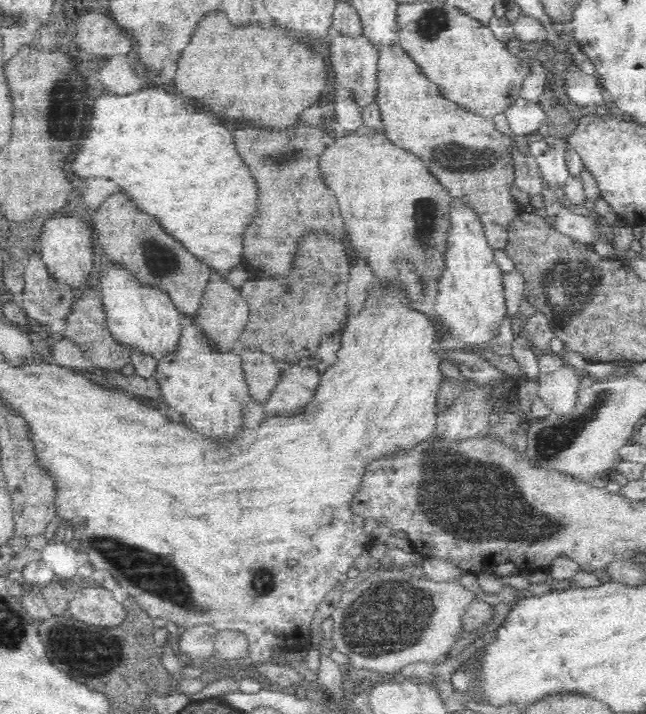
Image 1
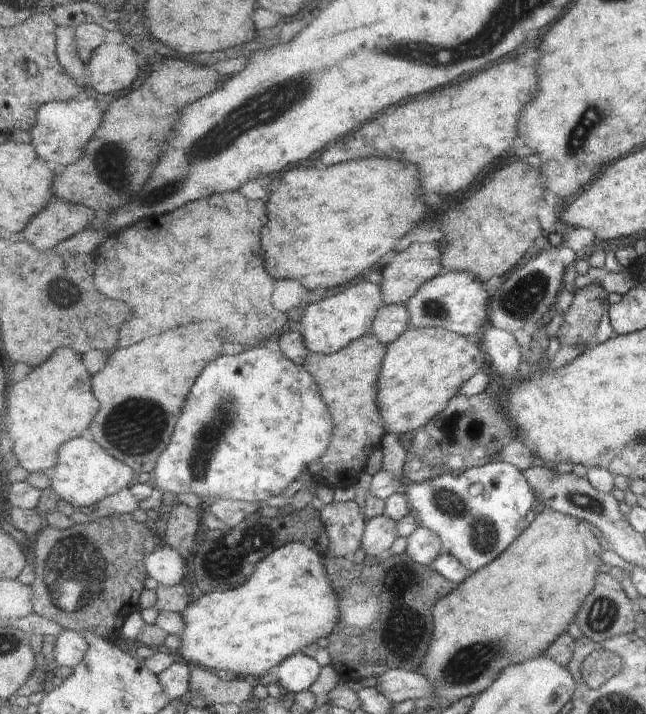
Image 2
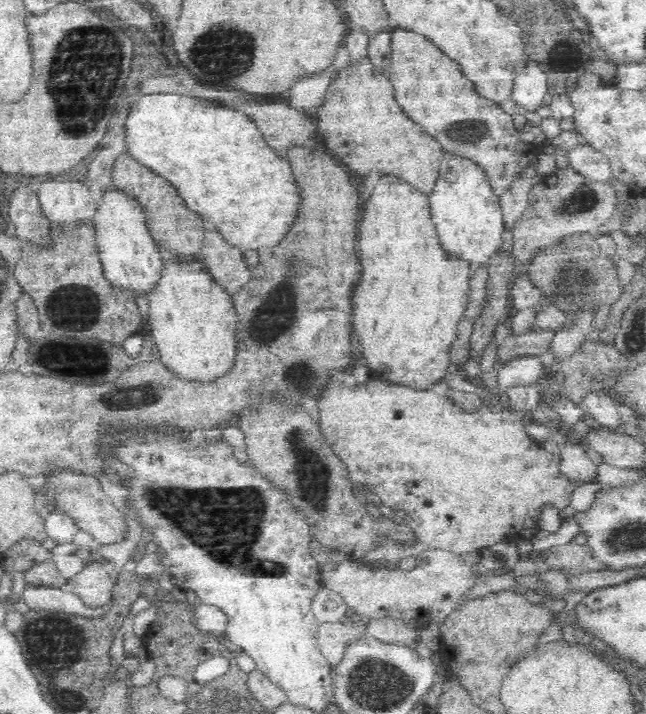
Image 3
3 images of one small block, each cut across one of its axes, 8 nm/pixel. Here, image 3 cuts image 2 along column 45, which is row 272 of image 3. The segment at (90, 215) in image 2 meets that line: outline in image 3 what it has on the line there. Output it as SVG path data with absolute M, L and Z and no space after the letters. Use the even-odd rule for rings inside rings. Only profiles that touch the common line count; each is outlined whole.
M205 232L202 246L205 268L228 294L234 295L251 281L252 268L246 263L244 252L230 246L220 232Z

